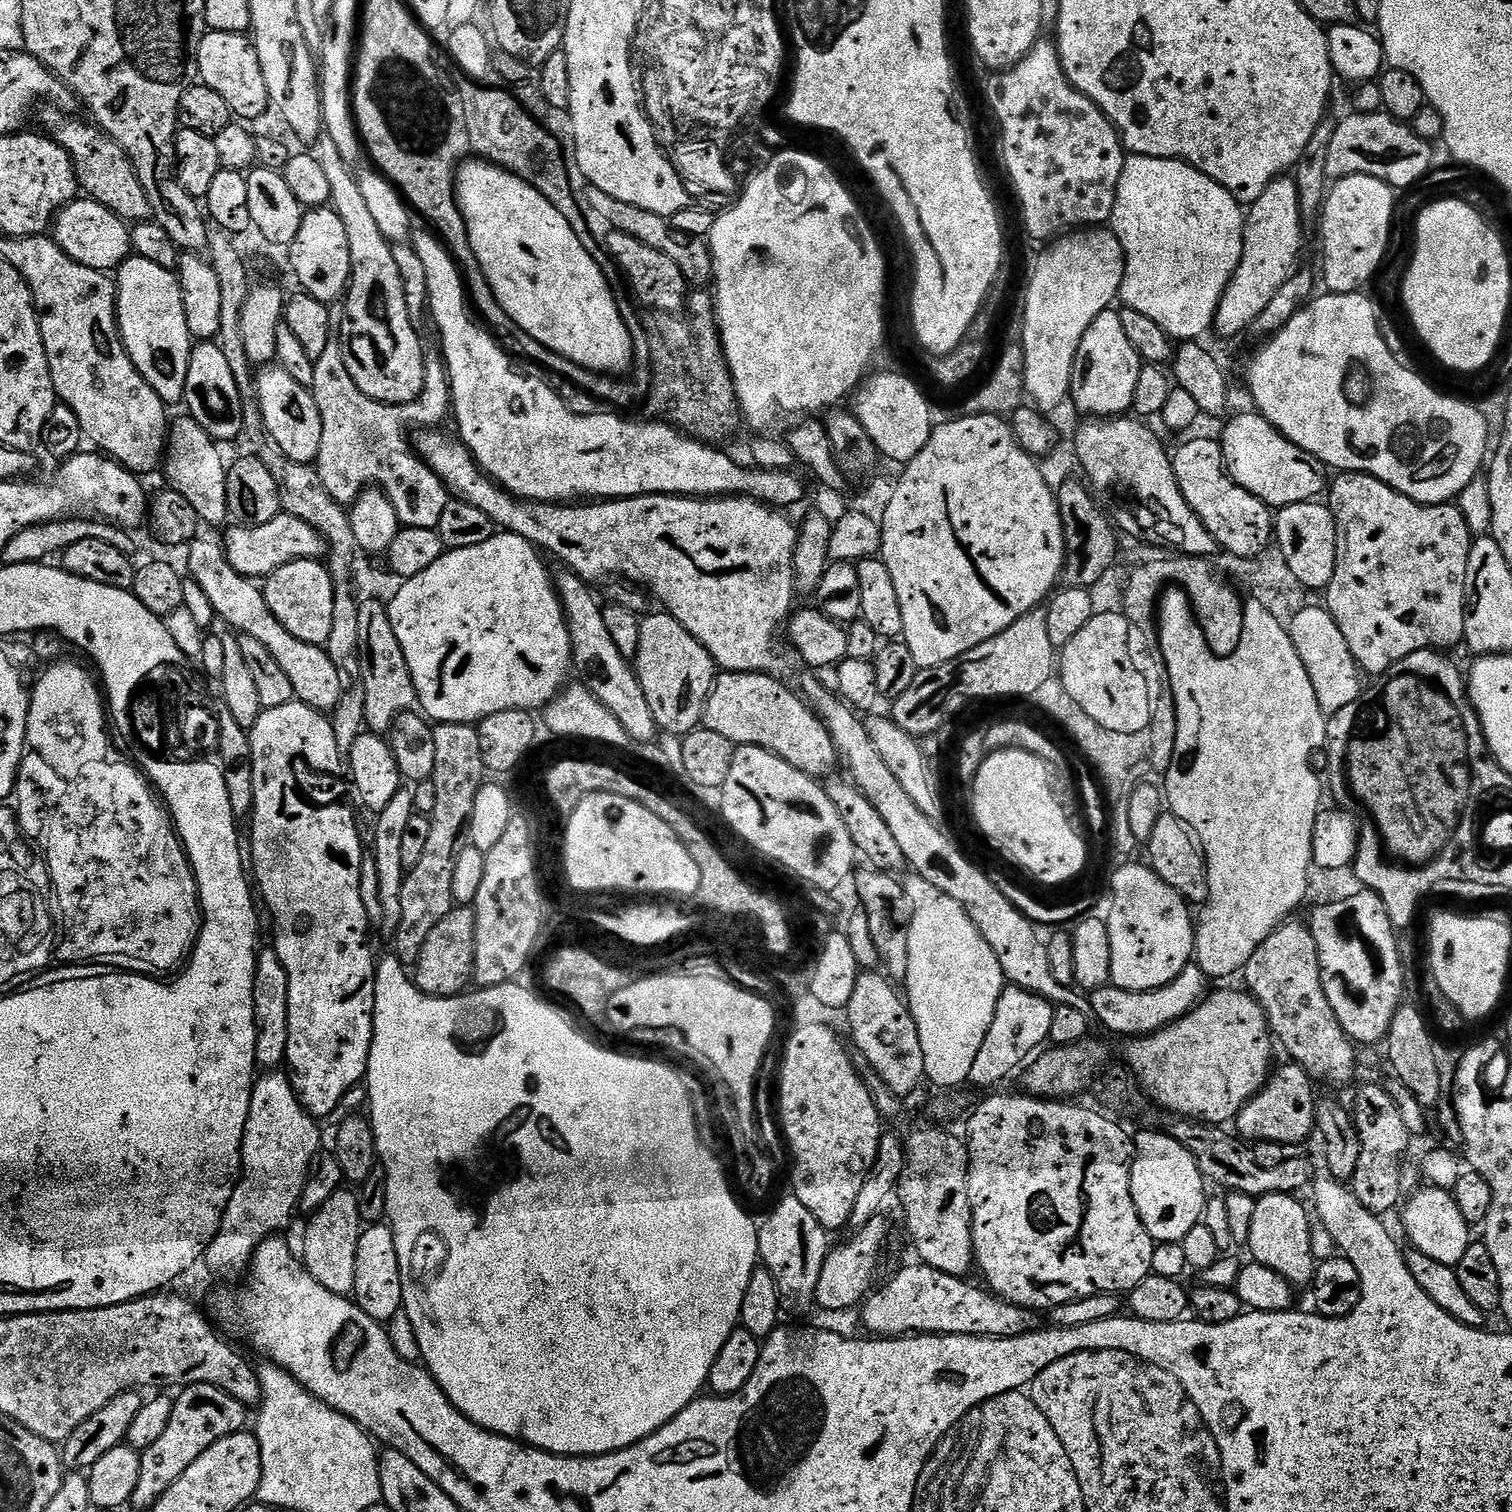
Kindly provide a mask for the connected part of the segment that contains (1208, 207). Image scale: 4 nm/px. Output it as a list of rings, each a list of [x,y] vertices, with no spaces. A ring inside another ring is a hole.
[[[1129,155],[1124,161],[1122,178],[1116,187],[1116,201],[1110,221],[1110,228],[1116,233],[1118,241],[1125,252],[1124,281],[1120,287],[1119,303],[1130,310],[1138,310],[1138,314],[1146,314],[1146,318],[1154,318],[1158,326],[1169,338],[1176,342],[1196,342],[1209,331],[1213,331],[1216,322],[1216,311],[1220,305],[1222,294],[1232,280],[1232,275],[1238,270],[1238,262],[1242,258],[1244,245],[1244,218],[1246,212],[1238,201],[1218,182],[1214,182],[1206,174],[1202,174],[1194,166],[1182,160],[1159,160],[1153,156]]]

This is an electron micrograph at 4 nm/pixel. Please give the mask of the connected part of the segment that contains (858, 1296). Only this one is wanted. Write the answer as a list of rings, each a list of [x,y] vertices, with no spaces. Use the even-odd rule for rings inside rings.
[[[887,1215],[870,1218],[866,1226],[855,1229],[845,1244],[829,1247],[826,1262],[822,1262],[822,1274],[818,1277],[815,1307],[828,1312],[844,1312],[847,1308],[863,1305],[866,1297],[873,1291],[872,1279],[880,1264],[880,1255],[888,1244]]]

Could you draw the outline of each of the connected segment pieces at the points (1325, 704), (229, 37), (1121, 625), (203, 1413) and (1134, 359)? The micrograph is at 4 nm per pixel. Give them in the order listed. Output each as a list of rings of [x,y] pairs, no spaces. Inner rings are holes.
[[[1305,606],[1294,614],[1286,627],[1294,642],[1294,650],[1298,650],[1298,658],[1302,658],[1302,666],[1306,666],[1306,674],[1310,674],[1314,698],[1318,698],[1318,706],[1325,717],[1338,714],[1342,706],[1350,706],[1350,702],[1357,700],[1362,691],[1362,669],[1356,663],[1354,654],[1350,654],[1350,646],[1346,646],[1346,638],[1342,638],[1342,630],[1338,630],[1338,622],[1334,622],[1327,607]]]
[[[205,31],[196,55],[196,70],[199,79],[210,90],[218,90],[218,95],[230,106],[233,117],[241,121],[256,120],[264,111],[269,111],[270,101],[266,90],[266,78],[262,78],[262,66],[258,62],[258,50],[245,33]]]
[[[1123,611],[1108,614],[1093,614],[1090,622],[1078,630],[1075,638],[1070,638],[1058,656],[1058,679],[1070,694],[1094,718],[1098,725],[1107,730],[1114,730],[1121,734],[1138,734],[1148,732],[1151,726],[1152,707],[1150,693],[1146,686],[1146,679],[1138,674],[1137,667],[1130,659],[1129,653],[1129,617]]]
[[[189,1384],[183,1389],[184,1392],[179,1397],[175,1397],[170,1423],[166,1426],[166,1431],[147,1450],[140,1453],[140,1469],[138,1470],[138,1486],[134,1486],[131,1507],[151,1510],[162,1498],[182,1474],[186,1474],[190,1462],[198,1458],[198,1454],[206,1454],[214,1442],[226,1438],[232,1432],[239,1432],[245,1427],[248,1420],[249,1409],[238,1398],[230,1398],[218,1386],[209,1384]]]
[[[1109,310],[1098,314],[1098,318],[1090,322],[1090,330],[1086,330],[1074,358],[1071,403],[1088,418],[1125,415],[1134,402],[1134,390],[1138,387],[1141,367],[1139,354],[1134,346],[1130,346],[1130,338],[1126,338],[1126,329],[1122,327],[1119,311]]]

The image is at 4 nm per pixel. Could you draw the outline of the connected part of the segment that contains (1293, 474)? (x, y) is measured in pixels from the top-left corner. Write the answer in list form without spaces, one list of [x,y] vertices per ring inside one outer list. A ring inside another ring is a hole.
[[[1255,410],[1234,416],[1227,421],[1229,424],[1225,426],[1224,433],[1219,433],[1218,439],[1224,465],[1235,484],[1254,494],[1273,510],[1291,504],[1306,504],[1325,495],[1330,484],[1330,472],[1319,458],[1290,442],[1290,438],[1283,436],[1265,416]]]

